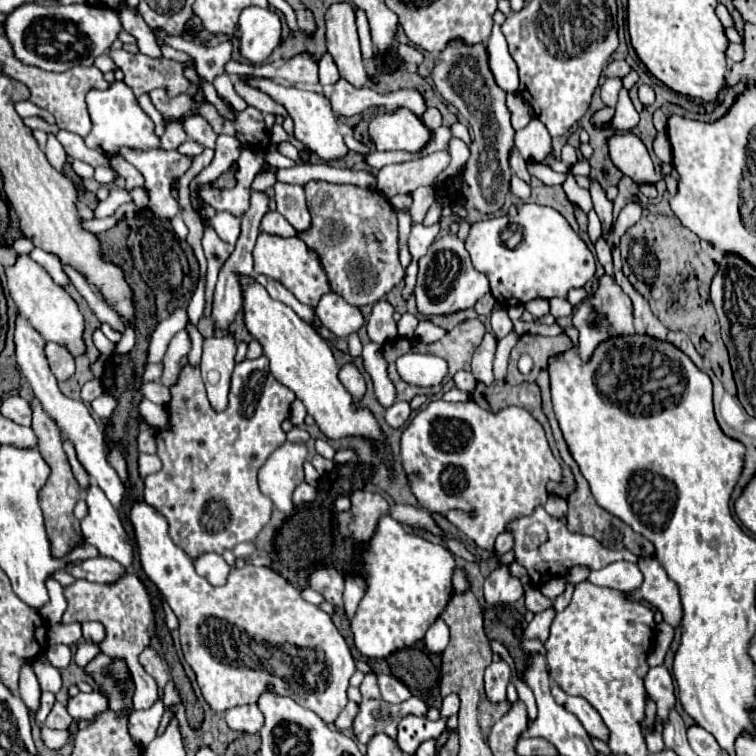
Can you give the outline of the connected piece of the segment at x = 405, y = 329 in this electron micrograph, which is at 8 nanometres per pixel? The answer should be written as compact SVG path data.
M405 313L397 322L398 336L401 338L413 339L414 331L419 320L412 314Z

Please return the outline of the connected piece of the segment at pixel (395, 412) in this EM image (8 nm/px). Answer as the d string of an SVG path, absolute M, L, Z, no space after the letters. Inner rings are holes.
M397 400L386 410L384 417L391 427L401 428L408 422L411 411L409 402Z

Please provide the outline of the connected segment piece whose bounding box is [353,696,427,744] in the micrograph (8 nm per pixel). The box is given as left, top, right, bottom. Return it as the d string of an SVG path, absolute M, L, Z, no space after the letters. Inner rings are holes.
M411 696L401 704L389 704L385 700L361 700L359 712L353 720L353 730L361 744L365 744L377 732L385 732L391 738L395 738L397 722L403 716L407 714L425 716L425 712L427 712L427 704L417 696Z

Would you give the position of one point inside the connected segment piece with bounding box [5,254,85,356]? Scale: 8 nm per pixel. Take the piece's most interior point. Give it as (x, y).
(51, 311)

